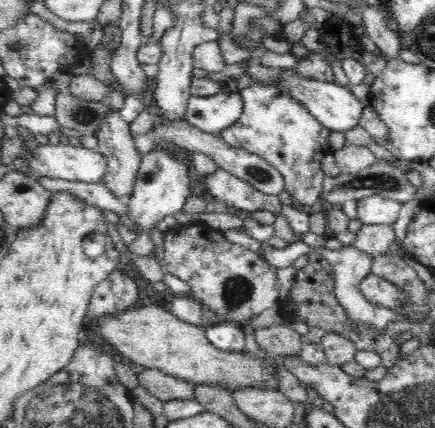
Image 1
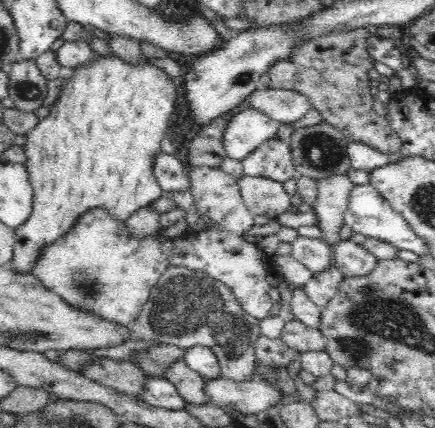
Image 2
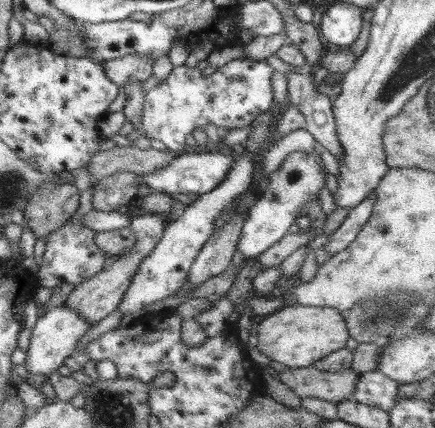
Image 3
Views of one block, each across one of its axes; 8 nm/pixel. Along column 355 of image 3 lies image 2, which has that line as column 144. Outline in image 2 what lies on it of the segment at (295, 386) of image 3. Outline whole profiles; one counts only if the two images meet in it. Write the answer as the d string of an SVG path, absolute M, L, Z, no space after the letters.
M94 358L92 362L82 366L80 374L130 396L138 396L144 390L144 382L148 380L146 372L136 364L112 358Z

